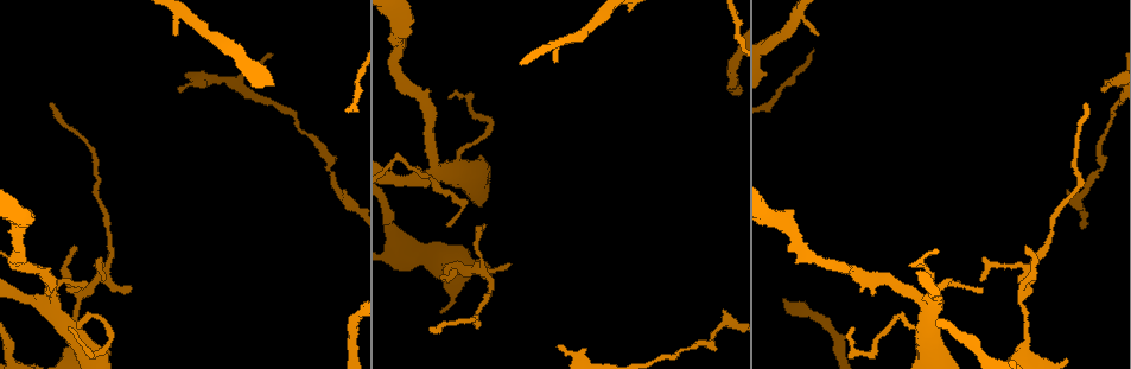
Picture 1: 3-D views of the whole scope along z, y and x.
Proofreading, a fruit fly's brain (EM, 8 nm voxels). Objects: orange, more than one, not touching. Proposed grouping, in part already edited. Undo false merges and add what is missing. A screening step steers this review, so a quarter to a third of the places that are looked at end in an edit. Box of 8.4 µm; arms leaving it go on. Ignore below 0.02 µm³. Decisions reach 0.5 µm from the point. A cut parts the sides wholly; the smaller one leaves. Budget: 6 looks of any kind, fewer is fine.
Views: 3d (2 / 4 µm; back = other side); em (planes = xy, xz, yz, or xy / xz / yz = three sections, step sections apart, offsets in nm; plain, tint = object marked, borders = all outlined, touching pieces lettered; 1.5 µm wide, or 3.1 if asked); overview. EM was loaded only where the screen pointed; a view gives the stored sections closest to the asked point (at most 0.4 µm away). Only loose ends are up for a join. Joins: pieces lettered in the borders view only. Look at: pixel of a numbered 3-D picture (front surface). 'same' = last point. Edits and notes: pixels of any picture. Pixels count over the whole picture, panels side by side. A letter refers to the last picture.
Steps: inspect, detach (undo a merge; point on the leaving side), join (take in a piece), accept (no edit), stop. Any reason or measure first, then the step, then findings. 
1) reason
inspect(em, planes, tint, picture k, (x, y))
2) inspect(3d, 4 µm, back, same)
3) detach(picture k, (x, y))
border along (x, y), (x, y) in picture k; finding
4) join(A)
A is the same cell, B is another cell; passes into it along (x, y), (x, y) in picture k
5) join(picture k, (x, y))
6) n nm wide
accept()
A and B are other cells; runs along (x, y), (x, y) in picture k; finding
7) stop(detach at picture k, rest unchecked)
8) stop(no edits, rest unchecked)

branch stops here
inspect(3d, 4 µm, picture 1, (1105, 88))

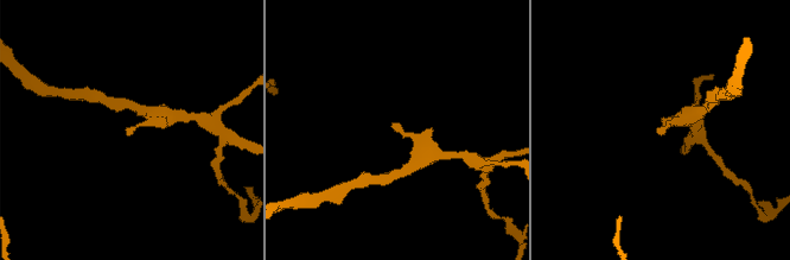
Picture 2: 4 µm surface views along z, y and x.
need the tissue
inspect(em, xz, step 4, tint, picture 2, (394, 129))

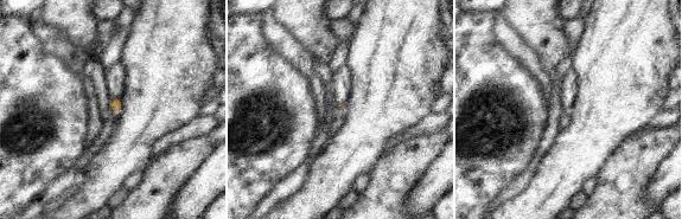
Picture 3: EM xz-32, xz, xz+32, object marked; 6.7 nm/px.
another direction
inspect(em, planes, borders, same)

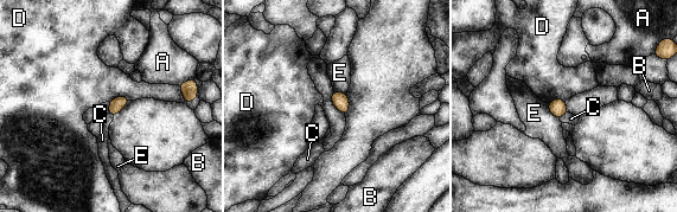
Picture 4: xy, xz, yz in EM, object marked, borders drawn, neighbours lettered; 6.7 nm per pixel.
100 nm wide
accept()
A, B, C, D and E are other cells; no lettered piece goes on from it

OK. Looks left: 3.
sudden change in width
inspect(em, yz, step 4, tint, picture 1, (1018, 296))

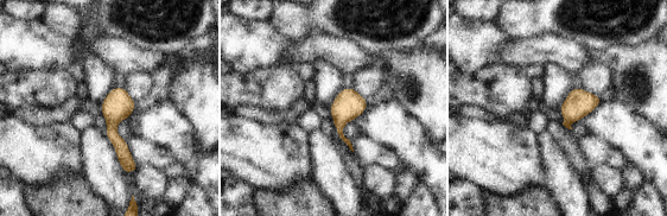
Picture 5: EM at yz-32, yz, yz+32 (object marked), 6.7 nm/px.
another direction
inspect(em, planes, borders, same)

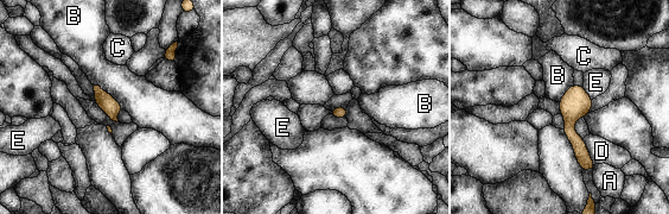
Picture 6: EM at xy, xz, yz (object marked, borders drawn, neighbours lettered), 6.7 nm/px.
80 nm wide
accept()
A, B, C, D and E are other cells; border along (93, 83), (108, 92), (123, 109) in picture 6; continuous, no second neuron

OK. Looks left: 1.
stop(no edits, rest unchecked)

